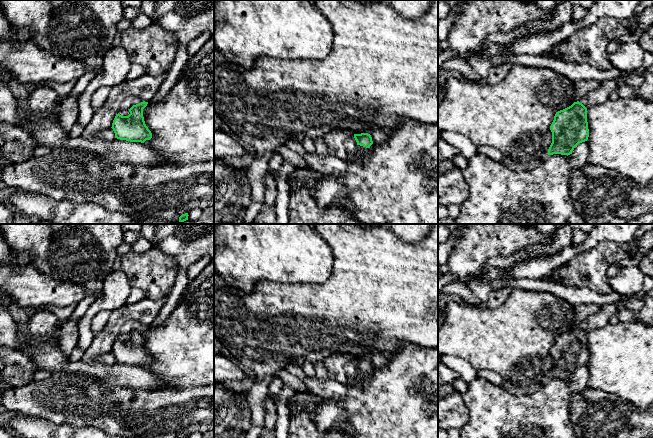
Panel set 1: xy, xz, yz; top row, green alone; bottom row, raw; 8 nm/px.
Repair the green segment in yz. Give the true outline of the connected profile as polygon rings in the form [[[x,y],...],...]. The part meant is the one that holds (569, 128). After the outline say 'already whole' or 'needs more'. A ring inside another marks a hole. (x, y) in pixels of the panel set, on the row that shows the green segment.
[[[623,77],[604,81],[596,90],[583,97],[581,103],[574,102],[571,106],[556,112],[550,126],[552,143],[547,154],[570,155],[579,143],[587,141],[589,137],[587,108],[606,102],[609,95],[623,84],[626,84]]]; needs more

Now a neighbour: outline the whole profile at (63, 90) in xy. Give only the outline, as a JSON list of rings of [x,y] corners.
[[[69,81],[66,83],[27,84],[25,86],[27,91],[31,93],[34,89],[40,86],[49,85],[57,93],[58,104],[60,105],[61,102],[70,95],[73,87],[75,86],[75,83],[76,81]]]

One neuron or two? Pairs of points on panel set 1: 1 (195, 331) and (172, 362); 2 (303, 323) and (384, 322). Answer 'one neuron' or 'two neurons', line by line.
1: one neuron
2: one neuron

